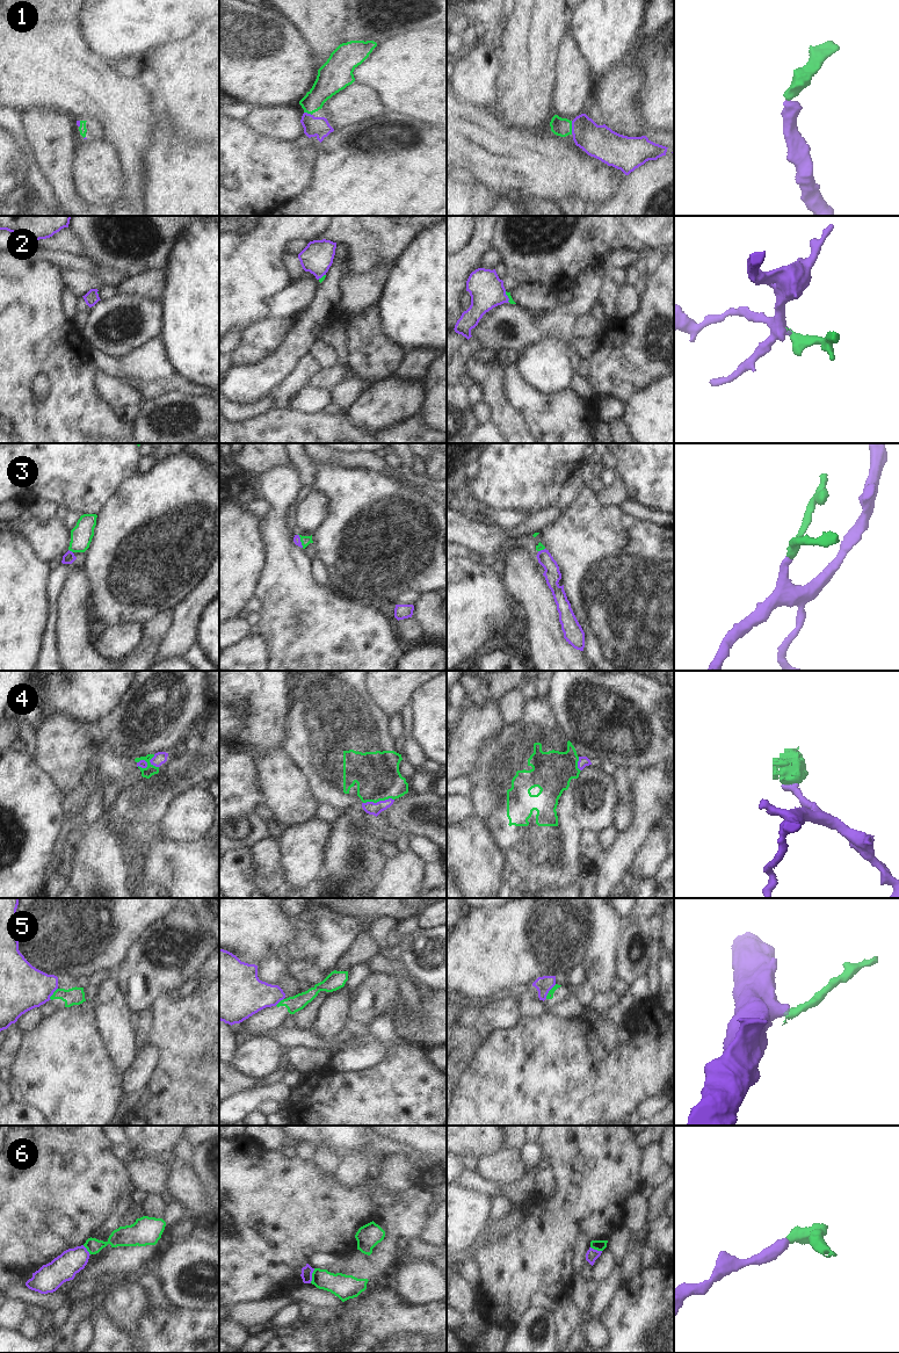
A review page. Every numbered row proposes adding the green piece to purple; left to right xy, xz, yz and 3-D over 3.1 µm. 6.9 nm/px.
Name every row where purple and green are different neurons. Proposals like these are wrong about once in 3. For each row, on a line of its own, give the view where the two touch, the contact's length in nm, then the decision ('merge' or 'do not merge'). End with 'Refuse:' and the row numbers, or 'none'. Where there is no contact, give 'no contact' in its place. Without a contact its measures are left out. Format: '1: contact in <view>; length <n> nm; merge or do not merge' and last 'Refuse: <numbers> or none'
1: contact in yz; length 100 nm; merge
2: contact in yz; length 90 nm; merge
3: contact in xy; length 40 nm; merge
4: contact in xz; length 220 nm; do not merge
5: contact in yz; length 130 nm; do not merge
6: contact in xz; length 110 nm; do not merge
Refuse: 4, 5, 6

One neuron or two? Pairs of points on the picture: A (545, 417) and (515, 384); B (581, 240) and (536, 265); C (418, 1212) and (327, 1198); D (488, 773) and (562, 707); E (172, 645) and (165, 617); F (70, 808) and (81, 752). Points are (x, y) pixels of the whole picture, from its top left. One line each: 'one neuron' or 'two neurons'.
A: one neuron
B: one neuron
C: two neurons
D: two neurons
E: two neurons
F: two neurons

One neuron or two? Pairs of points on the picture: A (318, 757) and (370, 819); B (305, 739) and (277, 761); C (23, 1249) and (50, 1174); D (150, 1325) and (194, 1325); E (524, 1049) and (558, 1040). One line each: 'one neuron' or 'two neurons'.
A: two neurons
B: two neurons
C: one neuron
D: one neuron
E: one neuron

